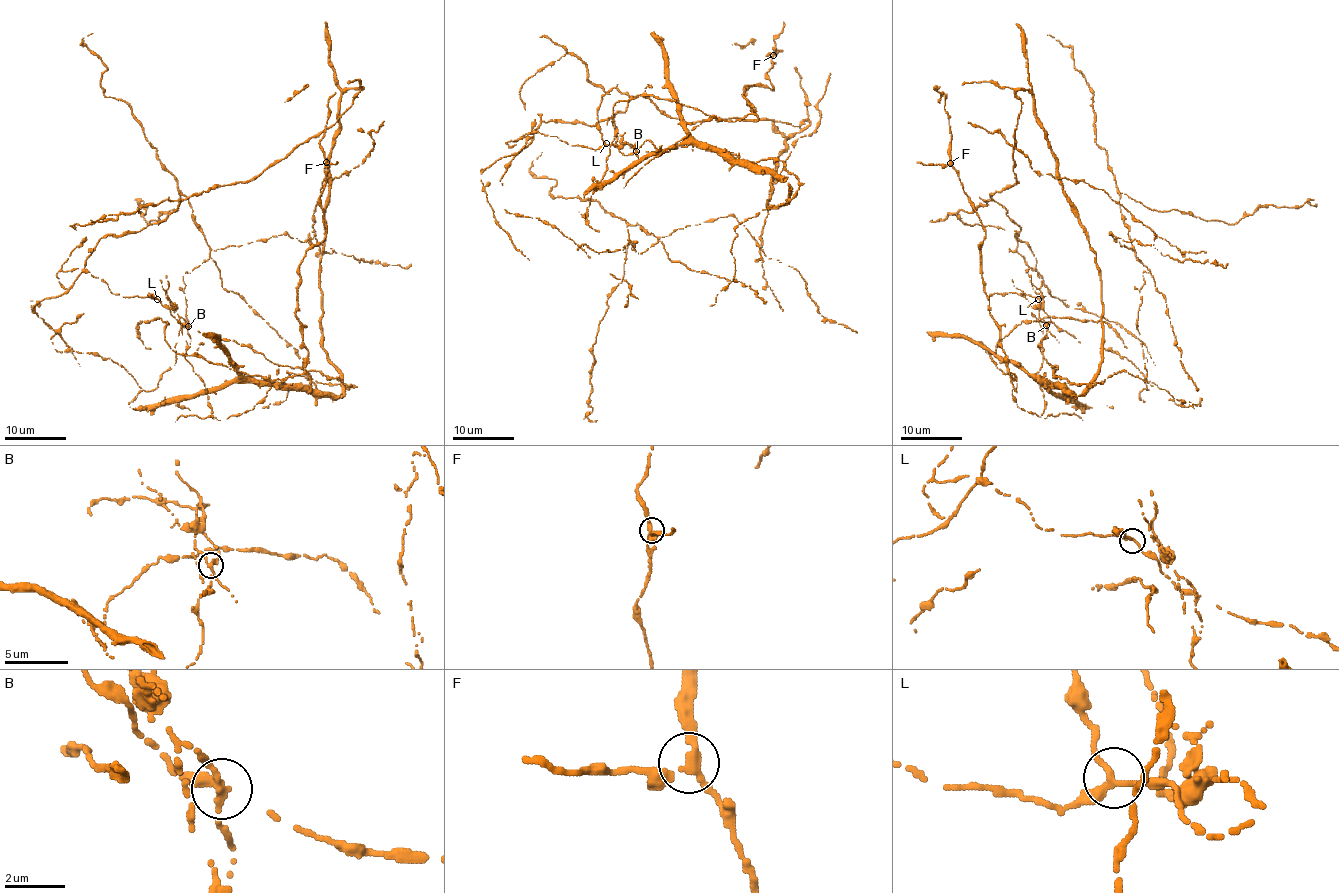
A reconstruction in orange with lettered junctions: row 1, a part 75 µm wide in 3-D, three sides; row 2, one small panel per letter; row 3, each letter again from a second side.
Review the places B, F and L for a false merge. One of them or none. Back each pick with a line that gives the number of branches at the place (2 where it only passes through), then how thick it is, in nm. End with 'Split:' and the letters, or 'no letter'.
B: branches 3; calibre 240 nm
Split: B

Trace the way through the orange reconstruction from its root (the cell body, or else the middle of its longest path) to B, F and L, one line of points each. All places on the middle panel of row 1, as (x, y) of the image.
B: (770, 194), (775, 162), (806, 120), (683, 122), (636, 94), (593, 125), (534, 130), (636, 151)
F: (770, 194), (781, 206), (789, 184), (706, 151), (679, 102), (741, 120), (746, 85), (773, 88), (773, 55)
L: (770, 194), (775, 162), (806, 120), (683, 122), (636, 94), (593, 125), (534, 130), (606, 143)

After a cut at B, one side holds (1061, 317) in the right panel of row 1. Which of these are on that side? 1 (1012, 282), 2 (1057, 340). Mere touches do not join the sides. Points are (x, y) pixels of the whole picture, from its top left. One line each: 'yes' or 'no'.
1: no
2: no

